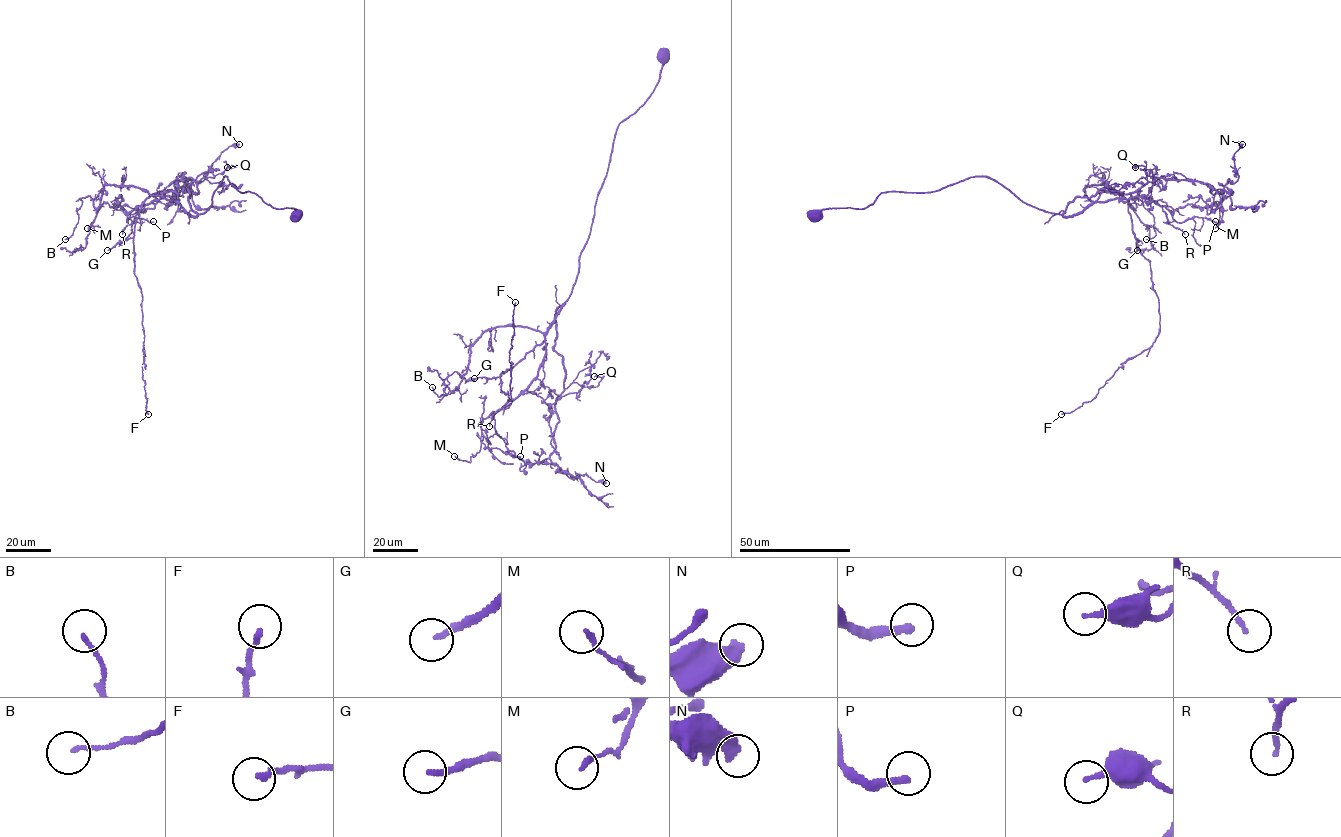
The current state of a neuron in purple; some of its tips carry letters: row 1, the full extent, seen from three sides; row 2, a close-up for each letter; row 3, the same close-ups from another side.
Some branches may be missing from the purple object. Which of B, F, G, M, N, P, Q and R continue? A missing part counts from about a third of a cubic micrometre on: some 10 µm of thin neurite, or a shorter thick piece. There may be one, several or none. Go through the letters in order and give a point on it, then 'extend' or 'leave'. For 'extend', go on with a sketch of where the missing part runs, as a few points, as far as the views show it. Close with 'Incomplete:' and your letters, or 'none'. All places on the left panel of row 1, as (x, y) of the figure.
B: place (65, 239); leave
F: place (148, 414); leave
G: place (107, 250); leave
M: place (87, 228); leave
N: place (239, 144); leave
P: place (153, 221); leave
Q: place (227, 167); leave
R: place (122, 234); leave
Incomplete: none

